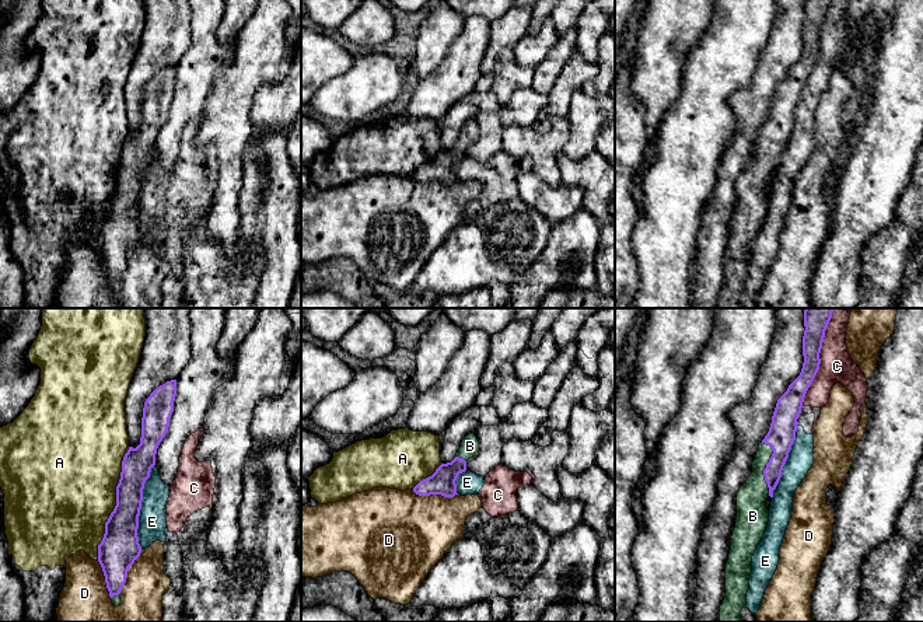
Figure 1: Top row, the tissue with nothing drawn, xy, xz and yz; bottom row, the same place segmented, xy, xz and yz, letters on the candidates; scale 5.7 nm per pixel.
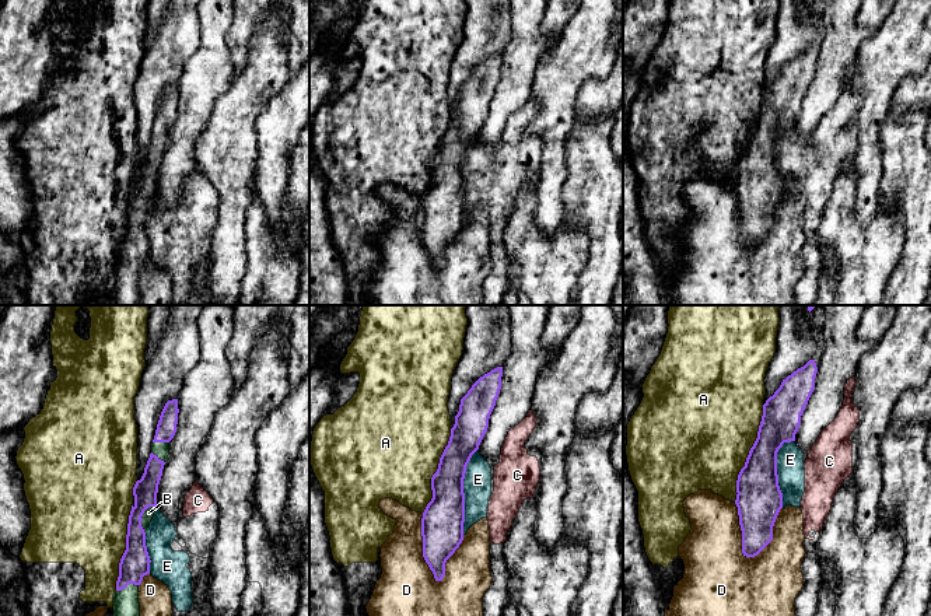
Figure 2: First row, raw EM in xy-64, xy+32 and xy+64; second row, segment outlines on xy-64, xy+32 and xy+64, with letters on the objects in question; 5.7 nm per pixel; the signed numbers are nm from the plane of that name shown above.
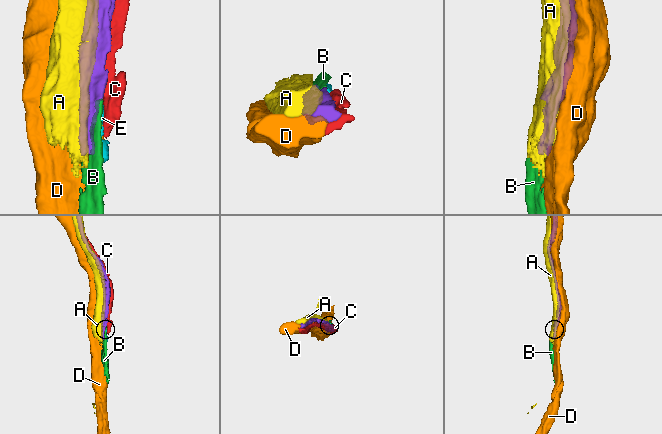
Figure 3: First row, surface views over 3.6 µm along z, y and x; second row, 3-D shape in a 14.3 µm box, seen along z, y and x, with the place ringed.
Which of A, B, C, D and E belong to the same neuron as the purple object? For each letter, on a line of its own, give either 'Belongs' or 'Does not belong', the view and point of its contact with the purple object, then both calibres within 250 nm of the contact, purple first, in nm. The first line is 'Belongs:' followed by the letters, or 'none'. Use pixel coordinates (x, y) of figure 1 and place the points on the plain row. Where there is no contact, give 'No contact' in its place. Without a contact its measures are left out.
Belongs: B
A: Does not belong. Touches purple at xy (116, 189). Thickness 220 nm (purple) against 480 nm
B: Belongs. Touches purple at yz (766, 153). Thickness 160 nm (purple) against 170 nm
C: Does not belong. Touches purple at yz (820, 46). Thickness 130 nm (purple) against 190 nm
D: Does not belong. Touches purple at xz (434, 180). Thickness 140 nm (purple) against 420 nm
E: Does not belong. Touches purple at xy (140, 192). Thickness 200 nm (purple) against 160 nm

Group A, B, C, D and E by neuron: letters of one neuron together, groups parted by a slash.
A / B / C E / D

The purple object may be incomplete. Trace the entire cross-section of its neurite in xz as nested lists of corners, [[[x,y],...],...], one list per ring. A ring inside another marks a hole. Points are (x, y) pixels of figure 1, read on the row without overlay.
[[[469,119],[461,129],[461,133],[451,148],[441,150],[436,158],[420,167],[413,178],[419,182],[441,181],[454,184],[457,179],[457,164],[466,157],[466,147],[479,136],[479,127],[475,119]]]

